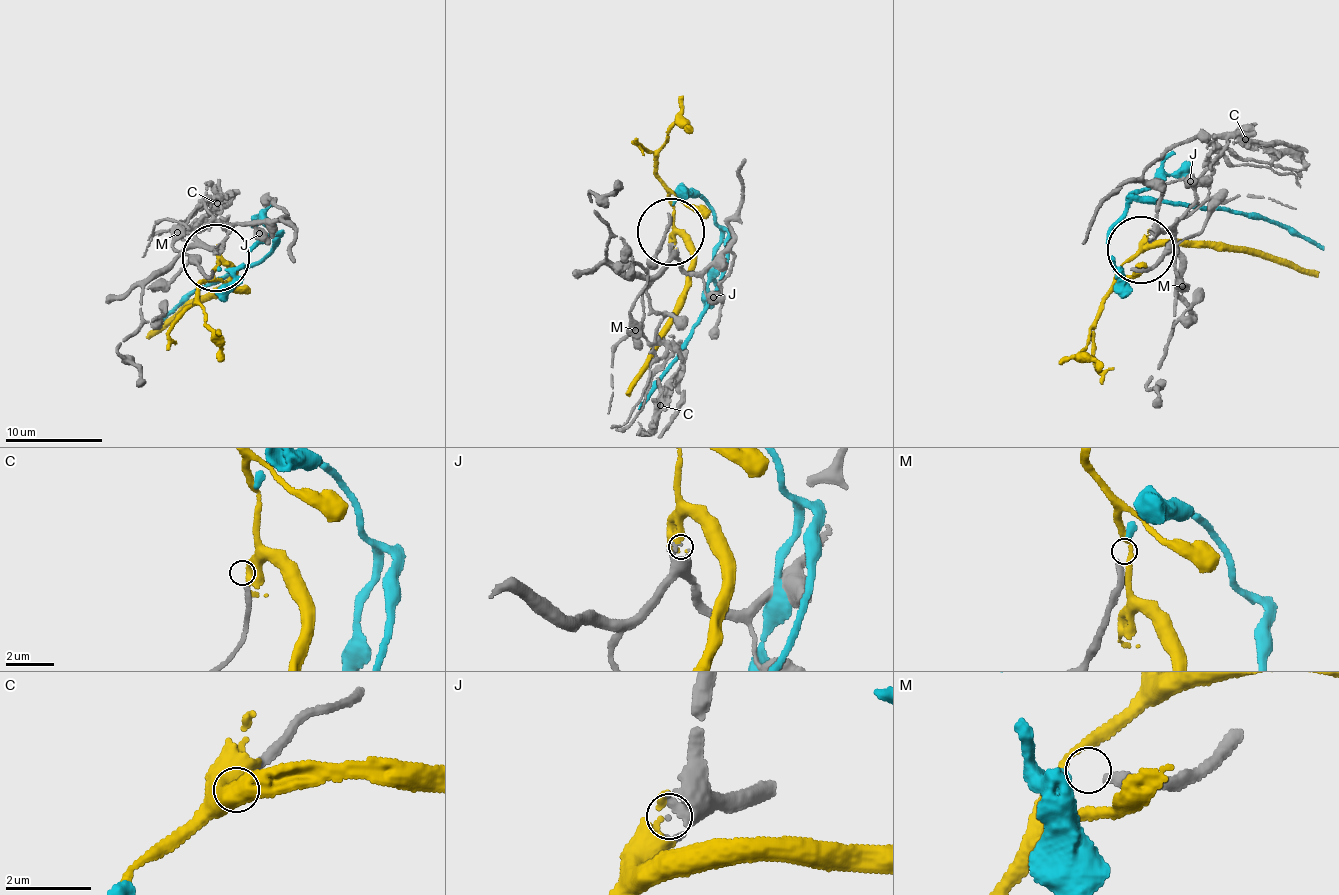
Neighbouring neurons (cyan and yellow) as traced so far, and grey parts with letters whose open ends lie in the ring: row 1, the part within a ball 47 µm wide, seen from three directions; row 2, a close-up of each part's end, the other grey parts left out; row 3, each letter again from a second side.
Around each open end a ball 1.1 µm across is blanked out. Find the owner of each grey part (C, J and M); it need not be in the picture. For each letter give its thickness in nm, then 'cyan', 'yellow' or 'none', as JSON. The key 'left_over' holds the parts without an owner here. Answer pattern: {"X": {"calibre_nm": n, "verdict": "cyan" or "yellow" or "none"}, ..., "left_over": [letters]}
{"C": {"calibre_nm": 220, "verdict": "none"}, "J": {"calibre_nm": 260, "verdict": "yellow"}, "M": {"calibre_nm": 280, "verdict": "cyan"}, "left_over": ["C"]}

